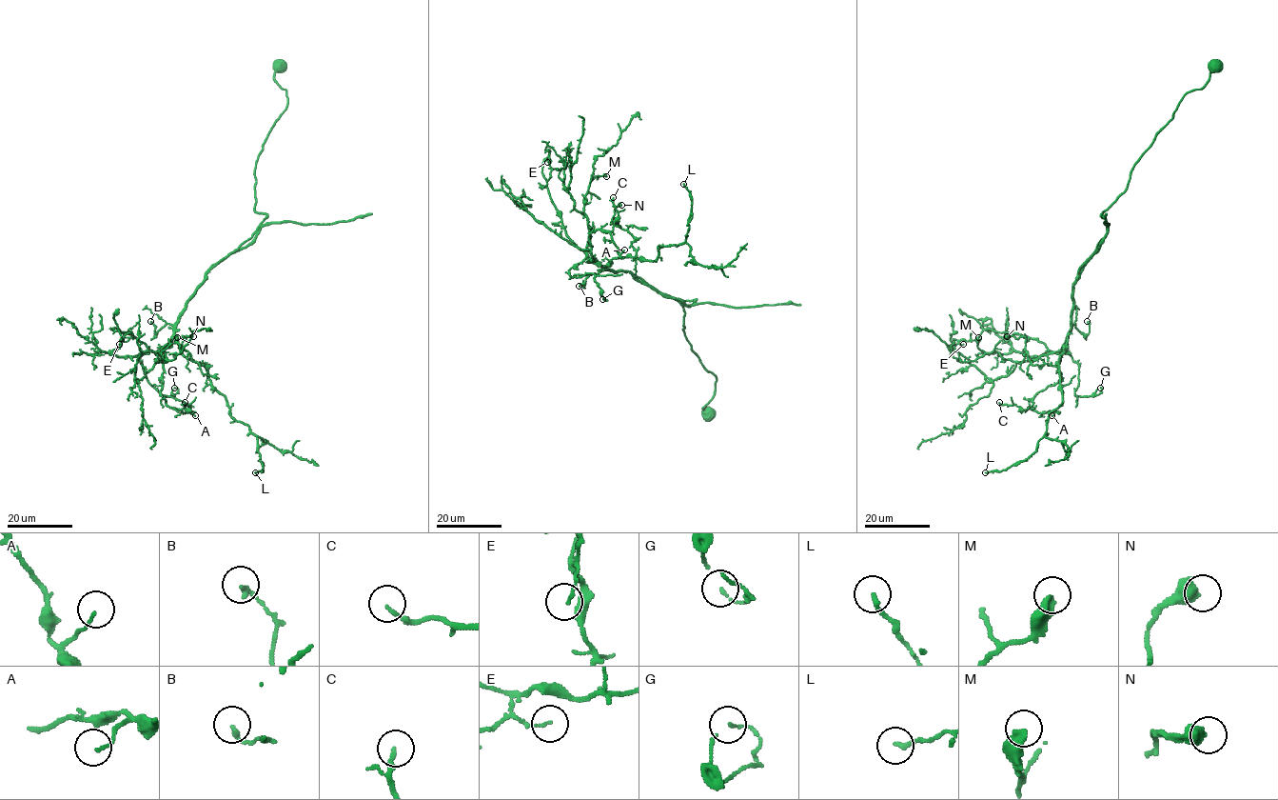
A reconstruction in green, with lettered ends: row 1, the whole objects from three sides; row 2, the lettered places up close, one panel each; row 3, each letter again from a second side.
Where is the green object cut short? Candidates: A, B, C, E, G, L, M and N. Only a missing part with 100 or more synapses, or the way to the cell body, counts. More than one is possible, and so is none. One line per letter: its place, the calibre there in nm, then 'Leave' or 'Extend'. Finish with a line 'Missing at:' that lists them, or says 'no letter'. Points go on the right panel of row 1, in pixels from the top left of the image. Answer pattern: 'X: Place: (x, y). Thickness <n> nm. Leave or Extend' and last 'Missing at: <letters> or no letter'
A: Place: (1051, 415). Thickness 100 nm. Leave
B: Place: (1087, 321). Thickness 170 nm. Leave
C: Place: (999, 402). Thickness 150 nm. Leave
E: Place: (963, 344). Thickness 100 nm. Leave
G: Place: (1100, 388). Thickness 110 nm. Leave
L: Place: (985, 472). Thickness 180 nm. Leave
M: Place: (978, 337). Thickness 400 nm. Leave
N: Place: (1007, 336). Thickness 550 nm. Leave
Missing at: no letter

